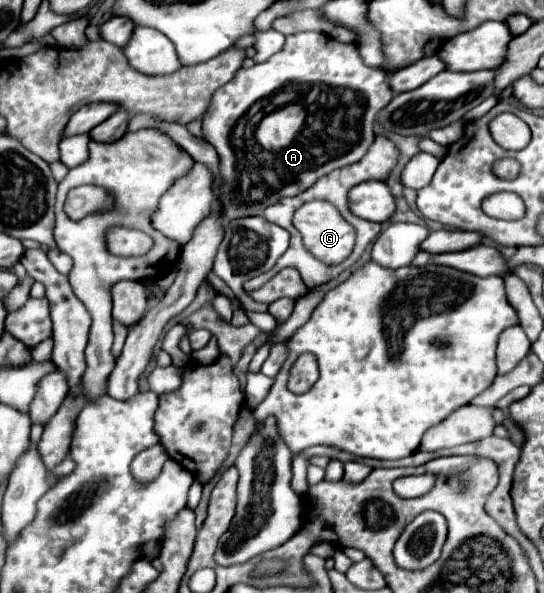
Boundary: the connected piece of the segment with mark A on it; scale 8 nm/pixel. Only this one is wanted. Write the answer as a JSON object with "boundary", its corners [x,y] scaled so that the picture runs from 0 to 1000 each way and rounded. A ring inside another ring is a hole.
{"boundary":[[[546,56],[524,66],[524,76],[513,89],[506,89],[494,103],[465,110],[461,116],[439,116],[432,130],[403,147],[388,174],[381,180],[381,191],[373,194],[373,234],[384,238],[406,268],[406,295],[414,302],[410,315],[403,319],[403,336],[410,346],[410,363],[417,373],[454,363],[480,363],[487,349],[498,342],[509,342],[520,332],[539,332],[572,315],[586,298],[608,292],[612,285],[645,278],[660,272],[675,251],[682,248],[689,228],[686,211],[693,201],[693,191],[722,167],[722,153],[711,140],[711,120],[693,113],[675,113],[649,73],[623,73],[594,56]],[[520,143],[564,143],[575,160],[564,170],[528,174],[524,180],[502,184],[498,191],[487,191],[480,204],[465,214],[465,221],[432,231],[432,214],[443,204],[447,194],[480,167],[502,164]]]}

